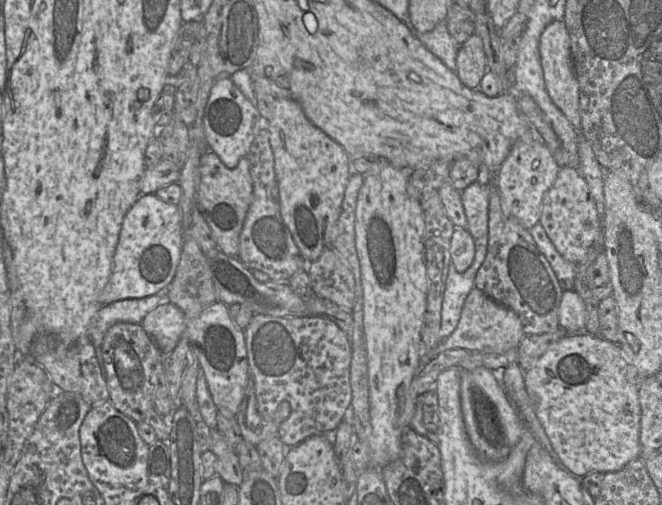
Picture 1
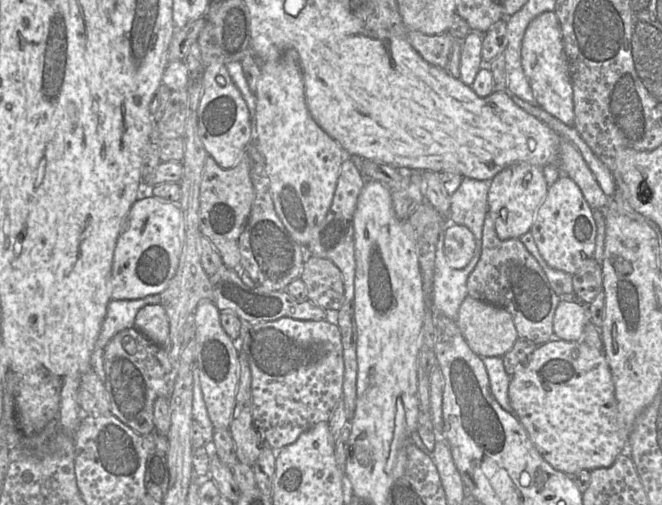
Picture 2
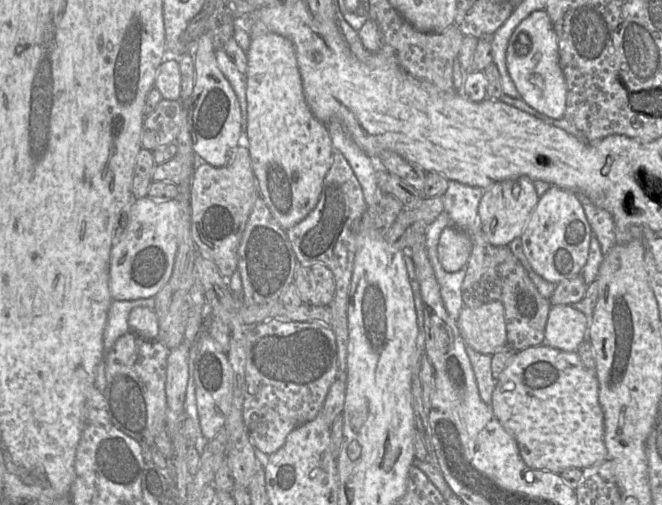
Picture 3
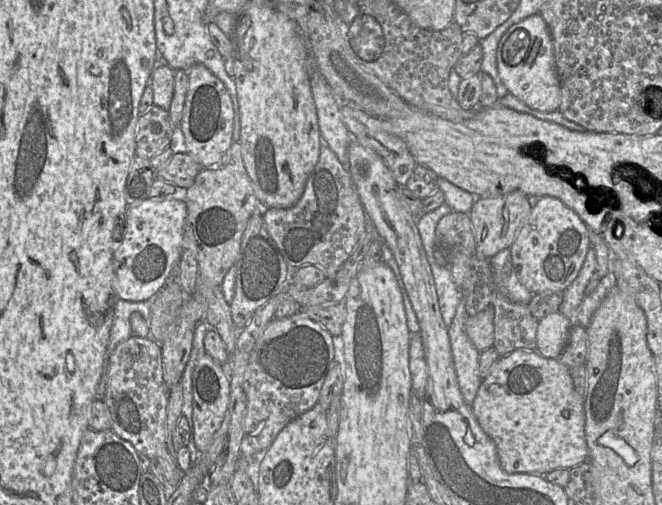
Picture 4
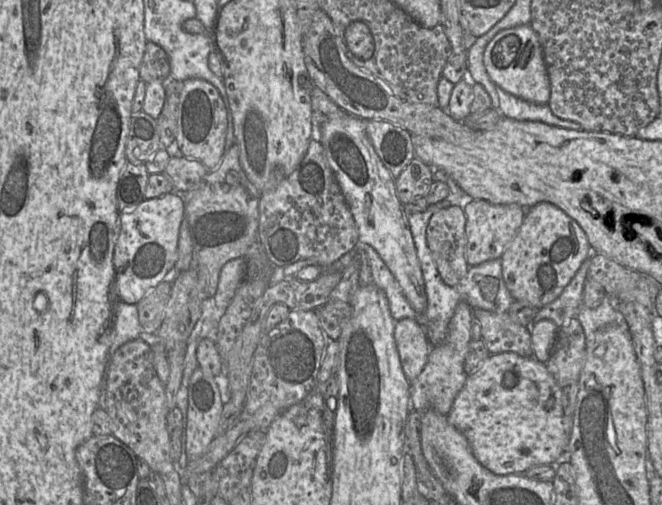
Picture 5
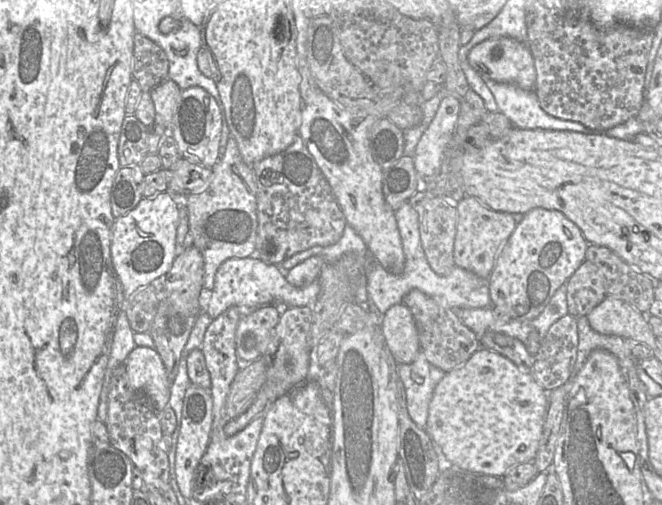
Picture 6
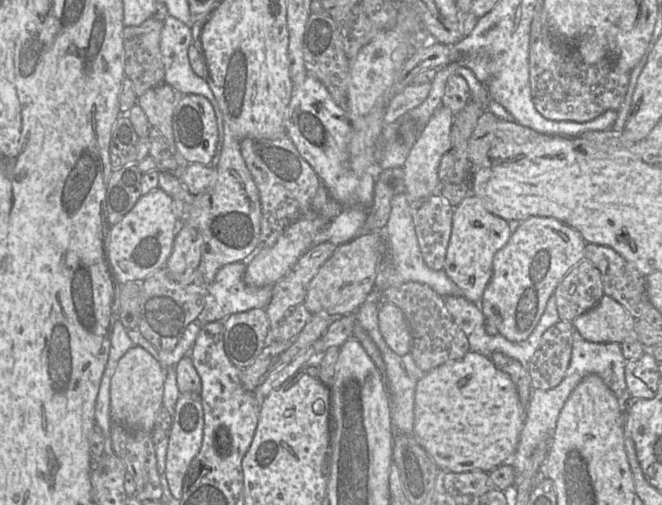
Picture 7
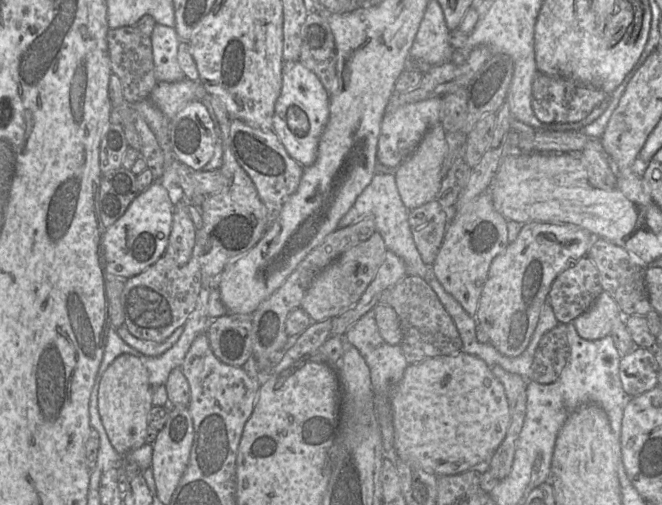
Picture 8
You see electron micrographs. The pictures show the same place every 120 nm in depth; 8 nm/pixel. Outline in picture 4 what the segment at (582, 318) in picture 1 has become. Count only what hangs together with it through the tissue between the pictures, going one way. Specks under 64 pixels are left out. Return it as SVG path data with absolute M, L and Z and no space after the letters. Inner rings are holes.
M559 311L541 319L537 328L536 351L544 358L559 358L567 344L572 326L572 322Z

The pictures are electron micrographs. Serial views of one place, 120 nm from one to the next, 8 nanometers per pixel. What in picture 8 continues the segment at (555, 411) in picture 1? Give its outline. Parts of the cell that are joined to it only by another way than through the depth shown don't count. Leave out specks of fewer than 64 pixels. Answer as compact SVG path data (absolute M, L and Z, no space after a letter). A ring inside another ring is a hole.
M463 352L410 364L394 391L391 408L398 457L436 476L461 474L479 463L489 462L504 440L510 424L502 384L483 360Z

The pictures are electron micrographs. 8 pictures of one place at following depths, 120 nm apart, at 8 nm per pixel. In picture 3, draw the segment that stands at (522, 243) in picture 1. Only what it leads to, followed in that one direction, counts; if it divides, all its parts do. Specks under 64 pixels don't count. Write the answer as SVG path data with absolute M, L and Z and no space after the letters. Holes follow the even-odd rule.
M480 226L476 232L467 232L472 241L472 251L466 265L462 284L465 307L477 308L485 303L499 301L504 306L507 344L520 351L545 343L545 328L552 308L544 298L520 261L508 246L493 246L485 238Z

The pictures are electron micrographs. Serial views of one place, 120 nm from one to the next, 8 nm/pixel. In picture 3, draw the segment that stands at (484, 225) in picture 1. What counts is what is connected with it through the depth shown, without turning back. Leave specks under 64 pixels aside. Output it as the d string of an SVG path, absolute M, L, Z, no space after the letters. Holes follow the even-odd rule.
M449 180L443 196L444 211L451 223L465 232L476 232L480 226L478 208L485 189Z

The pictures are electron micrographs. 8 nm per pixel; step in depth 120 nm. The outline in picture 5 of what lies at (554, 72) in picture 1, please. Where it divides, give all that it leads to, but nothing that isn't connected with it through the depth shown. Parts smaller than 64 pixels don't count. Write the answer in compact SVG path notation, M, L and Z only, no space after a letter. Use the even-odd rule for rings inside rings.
M530 24L499 31L487 44L483 63L495 85L523 100L548 104L551 86L539 39Z

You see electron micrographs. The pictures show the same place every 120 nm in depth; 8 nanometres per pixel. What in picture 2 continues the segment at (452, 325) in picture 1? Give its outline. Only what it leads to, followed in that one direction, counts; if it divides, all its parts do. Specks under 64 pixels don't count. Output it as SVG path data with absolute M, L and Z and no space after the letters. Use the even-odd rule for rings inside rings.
M446 218L437 242L433 282L433 309L437 314L444 315L457 323L460 306L468 296L467 281L469 275L476 267L480 256L478 256L478 253L474 253L471 261L462 269L452 269L447 264L444 254L444 234L450 224L455 223Z

